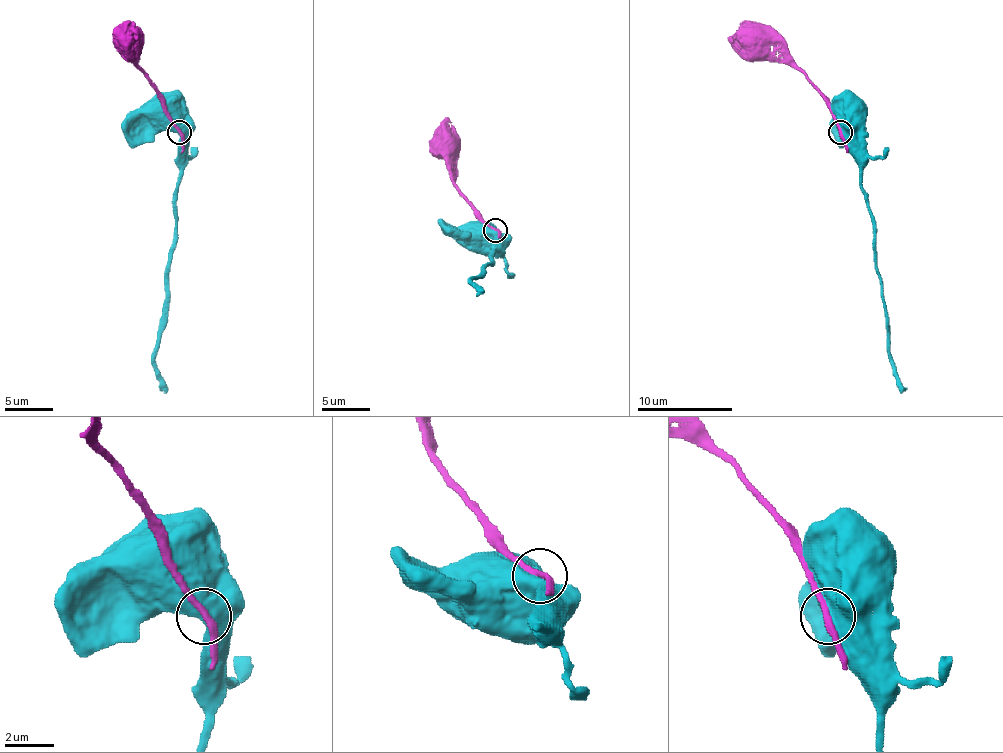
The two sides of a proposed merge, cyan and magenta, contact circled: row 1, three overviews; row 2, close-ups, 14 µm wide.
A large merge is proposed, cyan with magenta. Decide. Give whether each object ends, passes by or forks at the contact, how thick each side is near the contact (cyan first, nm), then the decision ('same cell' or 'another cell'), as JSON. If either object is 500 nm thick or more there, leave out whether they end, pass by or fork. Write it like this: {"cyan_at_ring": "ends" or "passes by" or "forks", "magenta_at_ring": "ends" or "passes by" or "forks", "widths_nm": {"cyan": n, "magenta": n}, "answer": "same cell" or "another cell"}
{"widths_nm": {"cyan": 950, "magenta": 220}, "answer": "another cell"}

